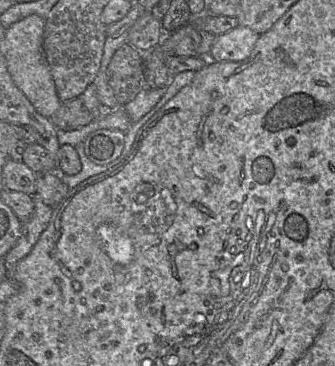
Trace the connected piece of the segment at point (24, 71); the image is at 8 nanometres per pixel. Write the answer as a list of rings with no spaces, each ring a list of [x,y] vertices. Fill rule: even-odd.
[[[29,15],[6,28],[4,54],[7,69],[15,85],[23,92],[36,111],[46,118],[60,108],[61,101],[57,95],[43,51],[43,33],[45,19],[39,15]]]

